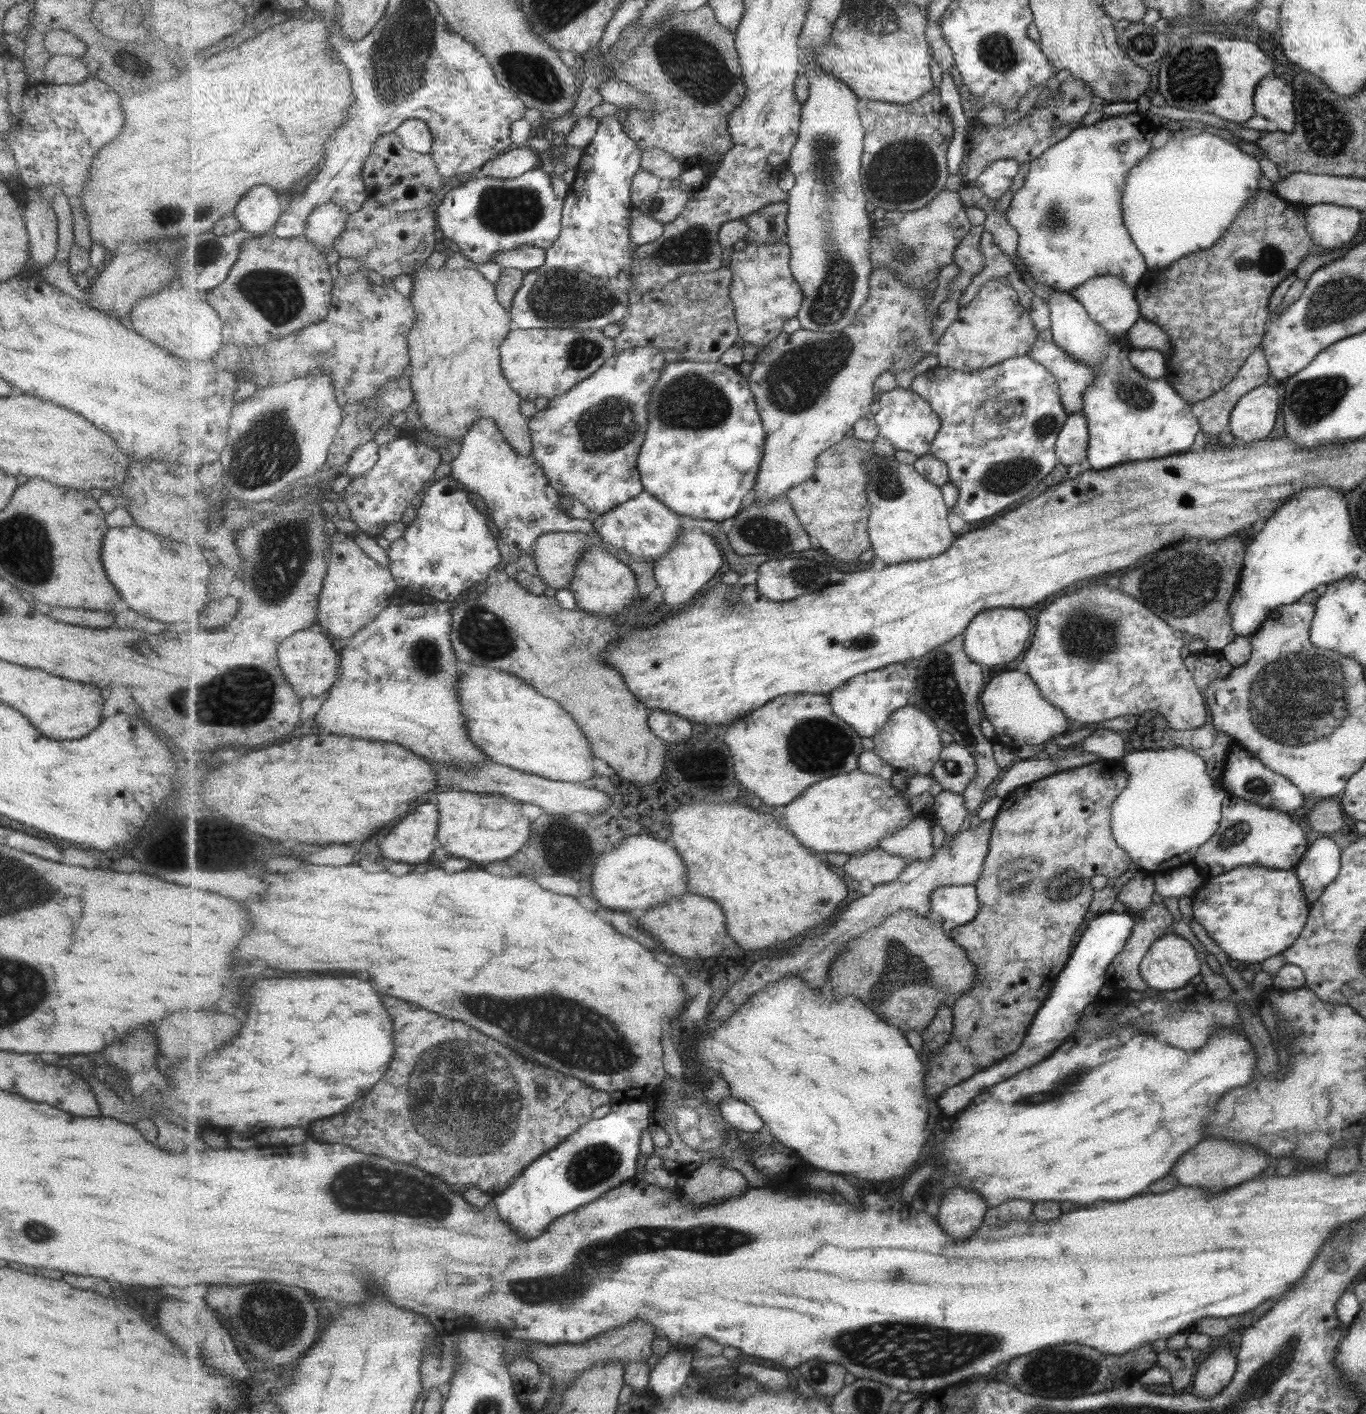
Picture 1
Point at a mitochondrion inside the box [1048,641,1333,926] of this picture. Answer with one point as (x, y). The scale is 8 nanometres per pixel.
(1235, 835)

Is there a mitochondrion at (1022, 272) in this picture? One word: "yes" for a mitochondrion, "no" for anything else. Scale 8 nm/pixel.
no

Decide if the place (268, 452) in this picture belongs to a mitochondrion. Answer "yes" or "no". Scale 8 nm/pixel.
yes

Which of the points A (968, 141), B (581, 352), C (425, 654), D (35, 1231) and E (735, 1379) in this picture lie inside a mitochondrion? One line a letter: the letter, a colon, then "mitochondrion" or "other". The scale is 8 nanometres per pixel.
A: other
B: mitochondrion
C: mitochondrion
D: mitochondrion
E: other

